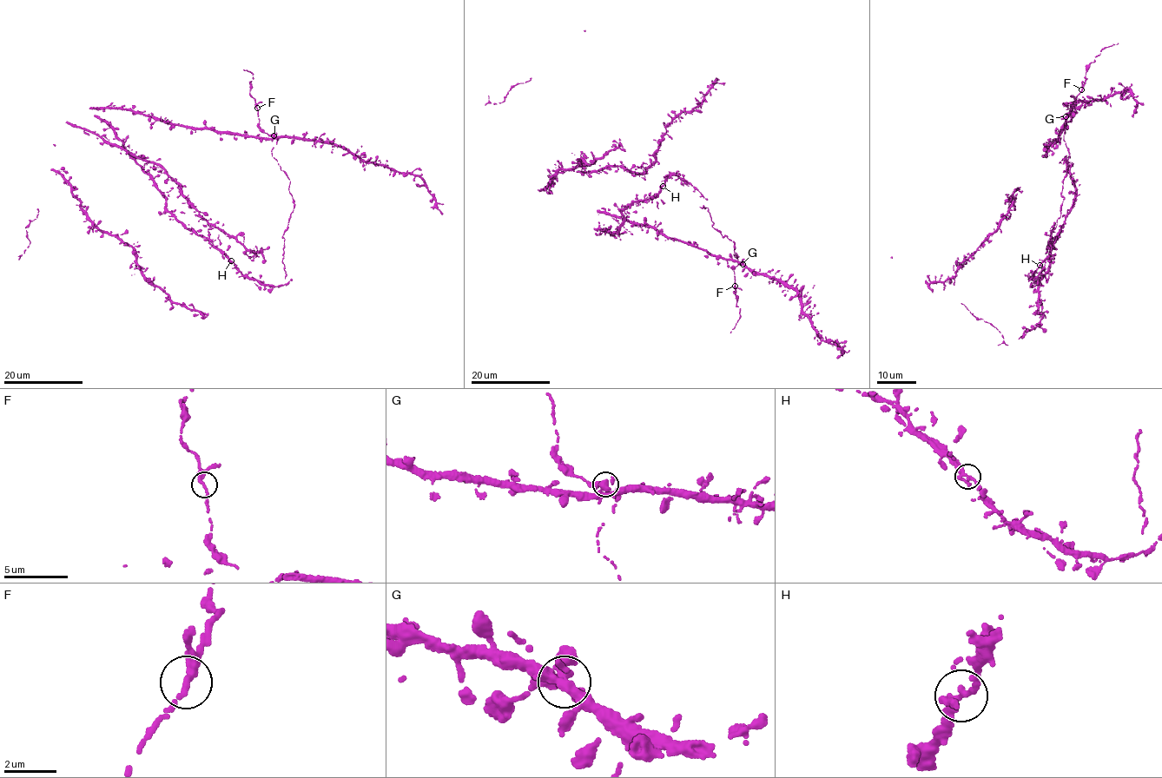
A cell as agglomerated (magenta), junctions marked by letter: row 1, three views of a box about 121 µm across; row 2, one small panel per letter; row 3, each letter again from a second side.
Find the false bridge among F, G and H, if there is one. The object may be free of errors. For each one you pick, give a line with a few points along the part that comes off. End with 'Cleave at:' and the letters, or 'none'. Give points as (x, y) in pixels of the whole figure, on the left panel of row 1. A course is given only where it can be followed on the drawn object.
Cleave at: none

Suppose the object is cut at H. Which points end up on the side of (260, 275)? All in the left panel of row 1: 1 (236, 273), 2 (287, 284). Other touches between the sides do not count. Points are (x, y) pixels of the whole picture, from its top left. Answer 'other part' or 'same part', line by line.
1: same part
2: same part

